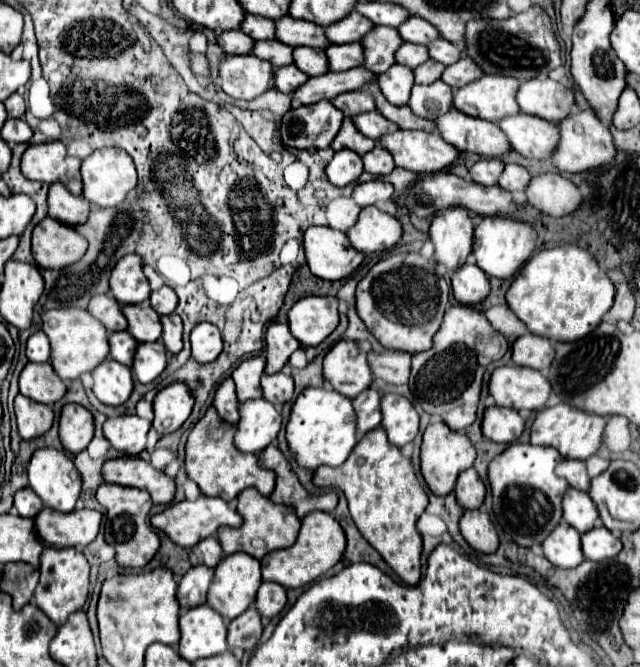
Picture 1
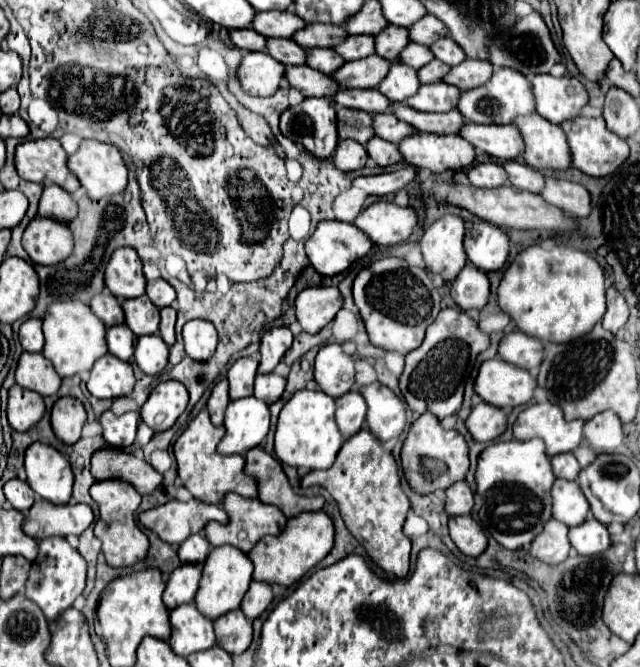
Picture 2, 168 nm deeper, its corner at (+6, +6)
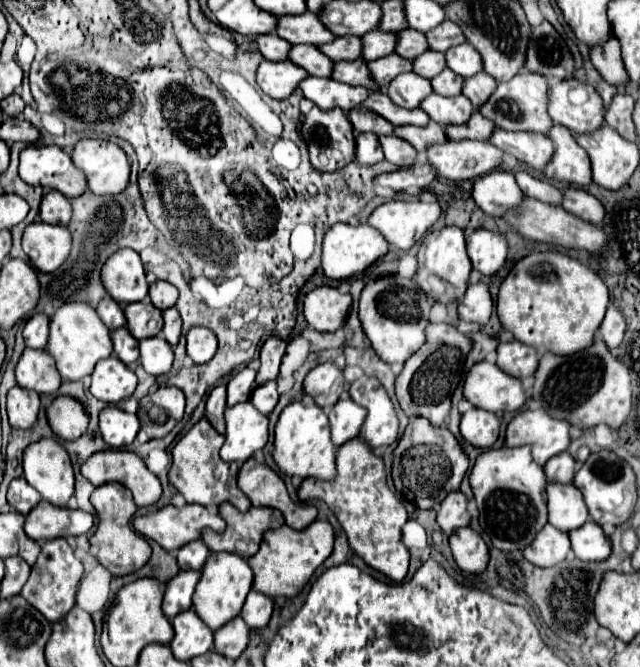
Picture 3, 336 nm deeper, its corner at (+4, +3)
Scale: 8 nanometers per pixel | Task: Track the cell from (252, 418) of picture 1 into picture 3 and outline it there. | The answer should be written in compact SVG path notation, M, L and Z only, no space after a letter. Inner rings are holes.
M238 403L228 407L226 413L226 441L220 449L224 461L244 463L262 449L268 441L268 417L262 415L252 403Z

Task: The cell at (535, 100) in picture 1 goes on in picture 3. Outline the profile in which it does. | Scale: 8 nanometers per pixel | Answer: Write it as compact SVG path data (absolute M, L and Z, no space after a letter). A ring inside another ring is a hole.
M578 79L550 85L548 113L554 123L560 123L574 133L594 131L604 121L600 95L592 85Z

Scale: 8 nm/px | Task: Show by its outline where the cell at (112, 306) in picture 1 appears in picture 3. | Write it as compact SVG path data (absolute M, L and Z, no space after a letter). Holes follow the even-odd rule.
M106 295L102 299L102 303L96 307L96 313L98 313L98 317L102 319L102 323L108 329L118 329L118 327L122 327L126 323L126 317L124 317L122 307L110 295Z

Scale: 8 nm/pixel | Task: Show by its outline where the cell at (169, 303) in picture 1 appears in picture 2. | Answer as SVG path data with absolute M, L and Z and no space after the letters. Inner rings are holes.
M164 278L150 280L148 286L146 286L146 296L148 296L158 308L172 306L172 302L176 300L176 292L174 292L174 288L172 288Z

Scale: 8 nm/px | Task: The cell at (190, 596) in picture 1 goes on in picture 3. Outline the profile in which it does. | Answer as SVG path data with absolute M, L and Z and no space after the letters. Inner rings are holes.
M180 571L166 585L162 611L168 619L174 619L174 615L178 615L180 611L186 611L186 609L192 607L192 595L194 595L198 579L200 579L198 571Z

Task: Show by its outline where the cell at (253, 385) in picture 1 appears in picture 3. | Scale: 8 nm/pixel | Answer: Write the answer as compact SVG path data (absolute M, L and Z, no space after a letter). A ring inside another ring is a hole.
M244 367L240 369L228 383L228 407L248 401L252 391L256 389L256 369L254 367Z

